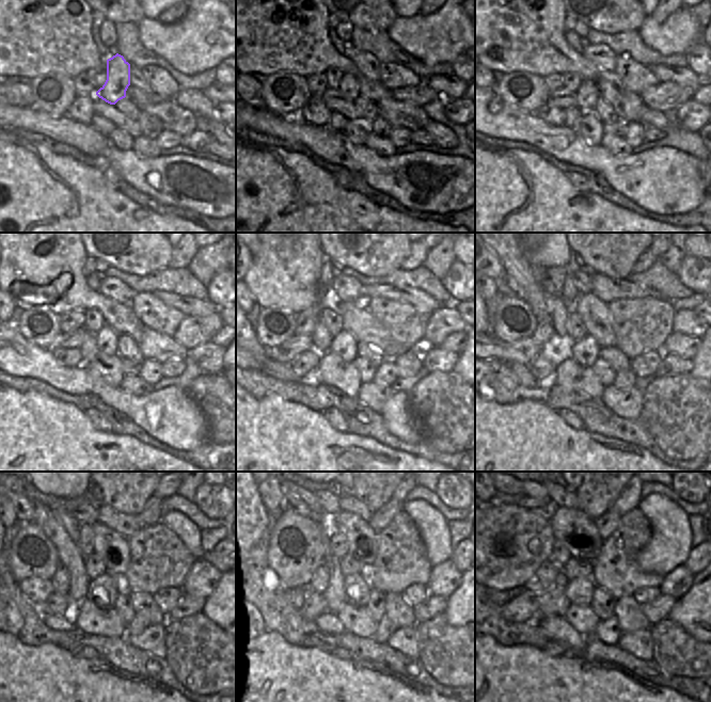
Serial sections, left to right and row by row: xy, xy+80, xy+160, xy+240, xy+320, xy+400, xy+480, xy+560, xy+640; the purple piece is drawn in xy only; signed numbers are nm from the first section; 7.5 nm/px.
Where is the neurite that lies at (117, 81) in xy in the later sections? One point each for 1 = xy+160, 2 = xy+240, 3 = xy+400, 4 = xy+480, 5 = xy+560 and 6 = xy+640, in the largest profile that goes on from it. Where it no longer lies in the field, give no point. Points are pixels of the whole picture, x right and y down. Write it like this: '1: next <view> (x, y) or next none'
1: next xy+160 (587, 94)
2: next xy+240 (106, 338)
3: next xy+400 (585, 351)
4: next xy+480 (104, 590)
5: next xy+560 (347, 589)
6: next xy+640 (579, 591)

